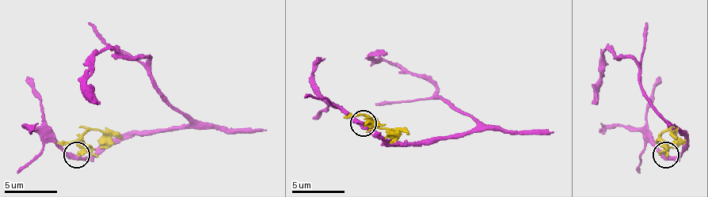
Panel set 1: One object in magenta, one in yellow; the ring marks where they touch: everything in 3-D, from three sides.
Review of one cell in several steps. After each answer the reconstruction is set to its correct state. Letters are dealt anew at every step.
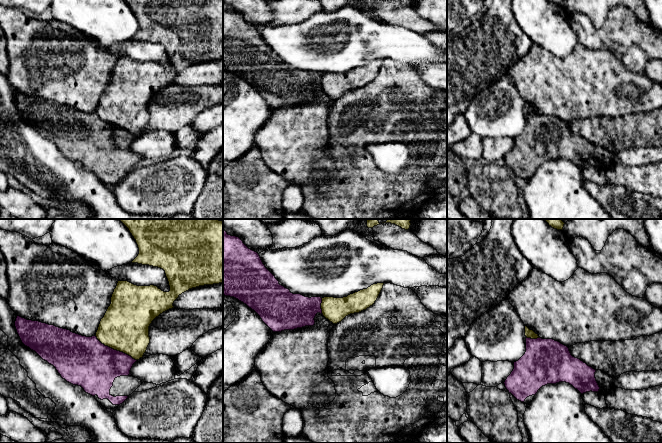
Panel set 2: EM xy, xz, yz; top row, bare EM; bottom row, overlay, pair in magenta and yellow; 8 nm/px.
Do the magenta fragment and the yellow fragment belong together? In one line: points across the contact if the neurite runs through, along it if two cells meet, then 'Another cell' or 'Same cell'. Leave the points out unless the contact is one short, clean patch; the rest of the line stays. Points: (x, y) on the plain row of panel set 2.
Another cell

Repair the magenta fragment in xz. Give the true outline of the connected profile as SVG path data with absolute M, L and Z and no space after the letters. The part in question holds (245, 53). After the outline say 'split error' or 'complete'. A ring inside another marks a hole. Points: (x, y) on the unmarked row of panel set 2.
M224 5L223 71L234 73L246 80L273 108L313 102L316 90L322 90L321 73L309 74L291 69L289 65L279 60L257 28L249 25L239 13L228 11Z; complete

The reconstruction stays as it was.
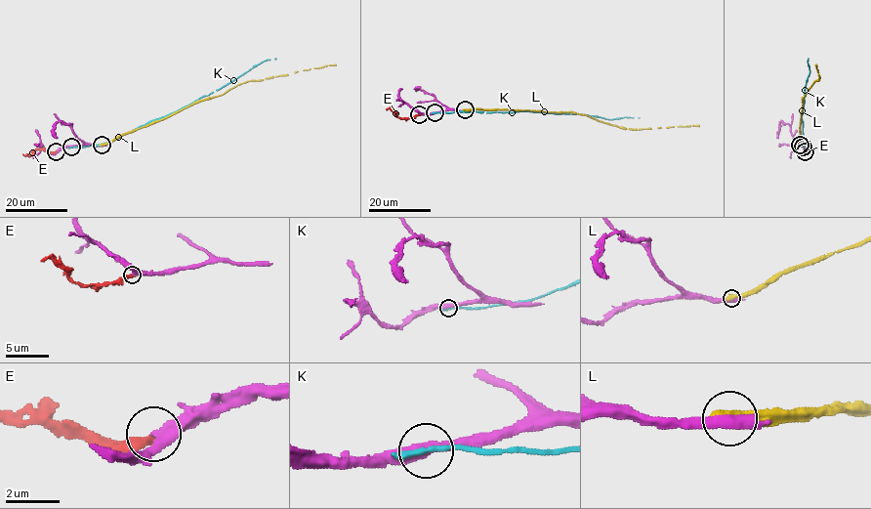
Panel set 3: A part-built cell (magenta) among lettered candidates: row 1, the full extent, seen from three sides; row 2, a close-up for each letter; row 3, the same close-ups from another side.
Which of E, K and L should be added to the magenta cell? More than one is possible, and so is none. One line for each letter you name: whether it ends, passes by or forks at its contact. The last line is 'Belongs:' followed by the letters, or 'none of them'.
E: It ends there
Belongs: E

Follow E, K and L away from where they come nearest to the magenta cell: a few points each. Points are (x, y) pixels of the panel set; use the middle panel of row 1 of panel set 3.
E: (419, 114), (399, 118), (386, 109)
K: (435, 112), (529, 110), (614, 119), (640, 118)
L: (465, 110), (572, 111), (626, 129), (699, 125)

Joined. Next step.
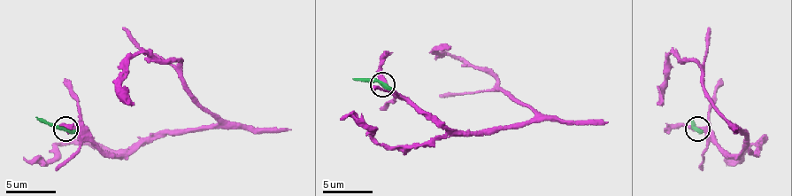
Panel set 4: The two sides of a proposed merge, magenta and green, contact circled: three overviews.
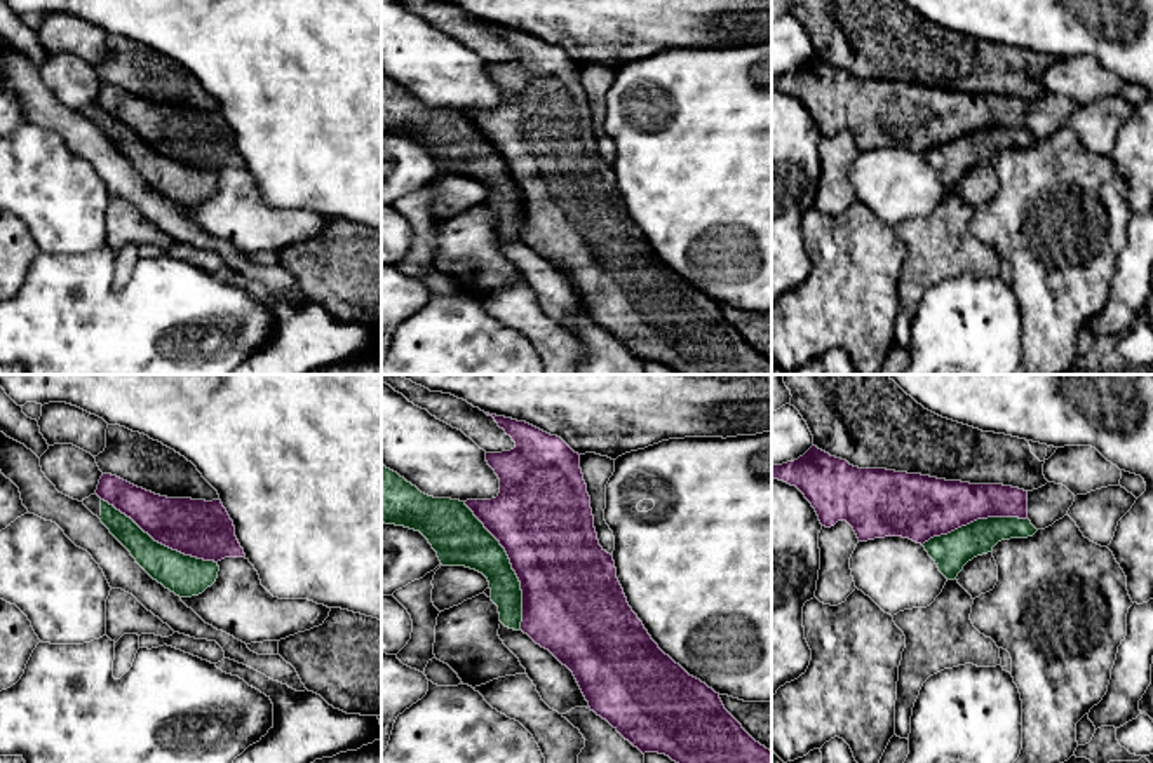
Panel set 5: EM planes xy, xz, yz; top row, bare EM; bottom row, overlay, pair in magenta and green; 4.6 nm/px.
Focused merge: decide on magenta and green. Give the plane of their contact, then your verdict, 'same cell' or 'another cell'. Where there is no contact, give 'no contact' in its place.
xz | another cell

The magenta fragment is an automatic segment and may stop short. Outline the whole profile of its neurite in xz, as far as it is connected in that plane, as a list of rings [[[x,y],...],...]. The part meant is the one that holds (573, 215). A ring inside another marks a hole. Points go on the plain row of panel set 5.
[[[486,23],[488,26],[493,26],[495,31],[498,33],[500,38],[505,40],[507,45],[512,47],[512,51],[516,52],[516,57],[510,59],[510,61],[502,61],[502,63],[486,63],[486,71],[488,75],[495,80],[495,84],[498,85],[500,89],[500,103],[496,108],[491,108],[491,110],[467,110],[465,115],[474,122],[474,125],[484,134],[484,138],[500,152],[500,155],[505,159],[509,169],[510,169],[510,174],[512,174],[512,179],[516,181],[519,192],[521,192],[521,200],[523,200],[523,232],[521,232],[521,240],[524,244],[528,244],[536,254],[540,254],[542,258],[549,260],[563,275],[566,275],[585,310],[589,312],[589,317],[590,321],[594,321],[597,326],[601,326],[603,329],[606,329],[625,350],[629,350],[634,357],[637,357],[643,364],[644,362],[658,362],[658,364],[665,364],[669,366],[672,371],[676,371],[678,375],[772,375],[772,361],[766,359],[765,355],[761,355],[759,352],[756,352],[744,338],[742,334],[725,319],[721,308],[719,308],[719,303],[716,303],[712,298],[709,298],[705,293],[702,293],[700,289],[690,286],[679,273],[676,273],[669,265],[665,265],[658,254],[651,249],[651,246],[648,244],[648,240],[644,239],[643,232],[637,228],[637,225],[632,221],[632,218],[629,216],[627,213],[627,207],[624,204],[624,199],[617,188],[617,178],[615,178],[615,171],[613,171],[613,165],[608,164],[601,155],[599,155],[599,150],[597,150],[597,143],[596,143],[596,138],[594,138],[594,125],[592,125],[592,118],[590,118],[590,106],[587,103],[587,94],[583,91],[583,84],[582,84],[582,78],[580,78],[580,64],[575,63],[561,47],[557,45],[550,45],[526,31],[517,31],[517,30],[512,30],[512,28],[505,28],[505,26],[496,26],[496,24],[489,24]]]

